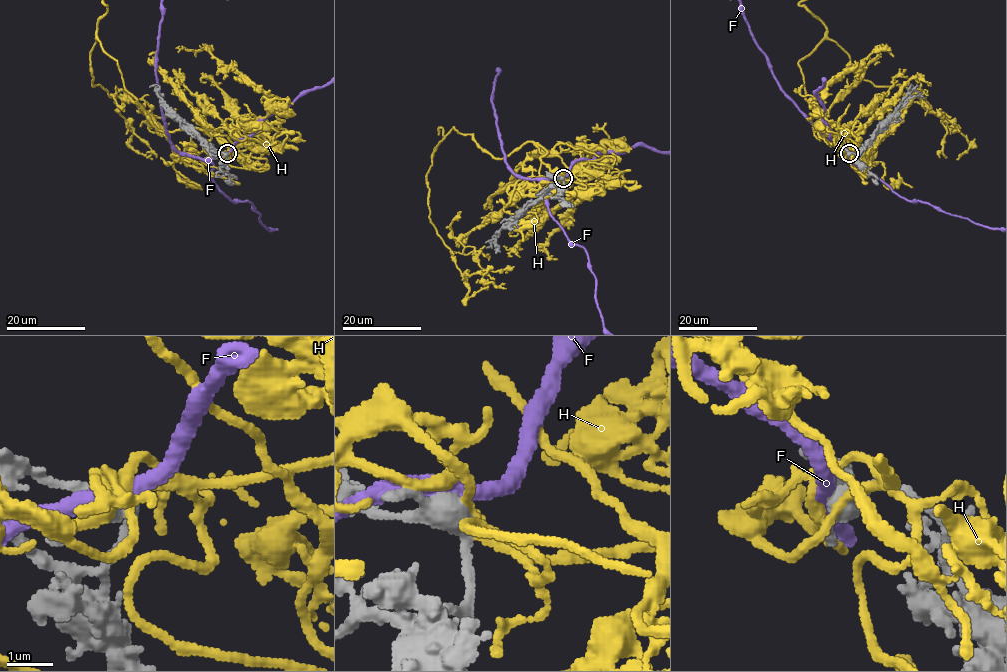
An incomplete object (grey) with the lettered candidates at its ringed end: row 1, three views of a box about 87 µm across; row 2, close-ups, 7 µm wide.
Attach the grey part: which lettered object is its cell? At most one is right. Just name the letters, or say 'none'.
H

